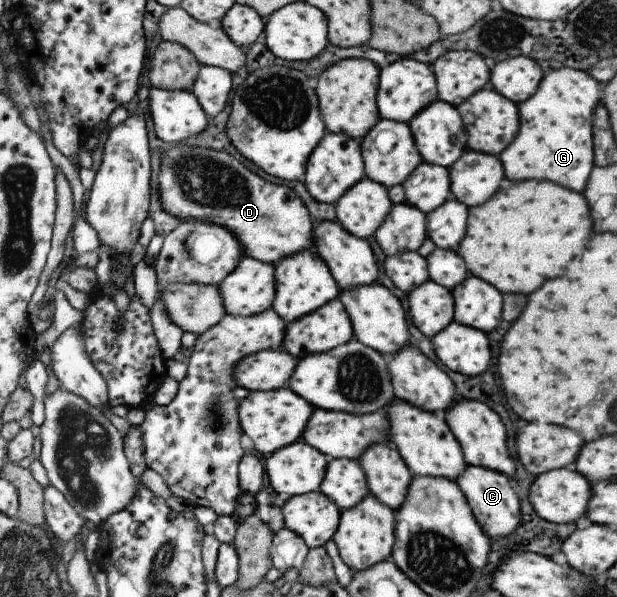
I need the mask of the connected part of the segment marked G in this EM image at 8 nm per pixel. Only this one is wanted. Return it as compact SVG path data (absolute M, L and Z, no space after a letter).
M569 65L548 70L543 74L533 94L516 105L519 119L516 135L513 141L497 155L506 181L508 179L510 181L544 179L544 181L558 183L576 193L584 189L594 157L591 121L595 105L600 104L597 84L598 82L592 79L586 71L572 69Z

